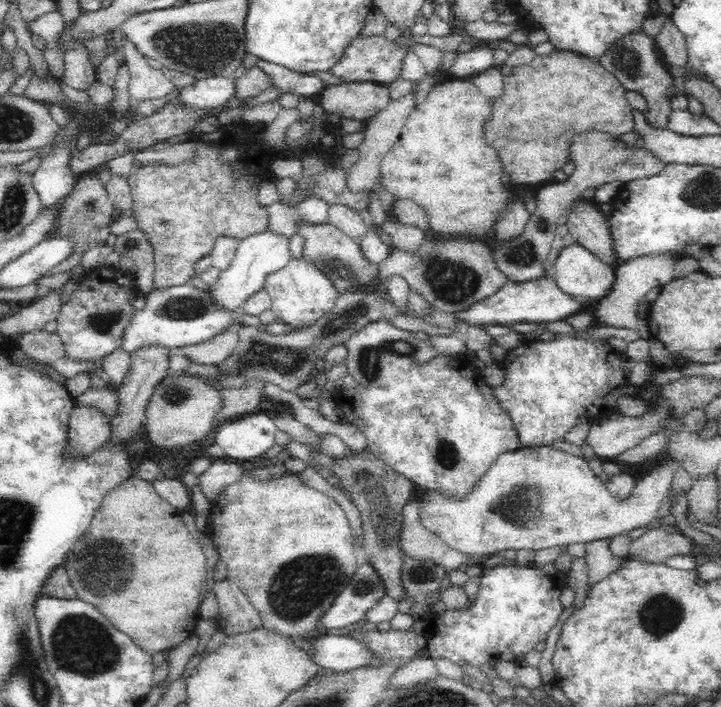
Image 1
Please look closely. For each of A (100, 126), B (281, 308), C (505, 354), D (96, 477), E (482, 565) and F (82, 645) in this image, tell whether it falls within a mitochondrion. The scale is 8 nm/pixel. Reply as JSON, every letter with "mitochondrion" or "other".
{"A":"other","B":"other","C":"other","D":"other","E":"other","F":"mitochondrion"}

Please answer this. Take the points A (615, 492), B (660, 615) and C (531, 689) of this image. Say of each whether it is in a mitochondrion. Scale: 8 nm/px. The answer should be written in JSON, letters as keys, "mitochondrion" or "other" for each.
{"A":"other","B":"mitochondrion","C":"other"}

